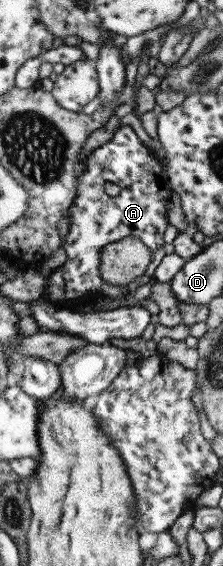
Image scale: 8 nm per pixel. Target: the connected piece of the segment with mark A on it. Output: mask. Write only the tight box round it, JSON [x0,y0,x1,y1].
[41,125,172,308]

